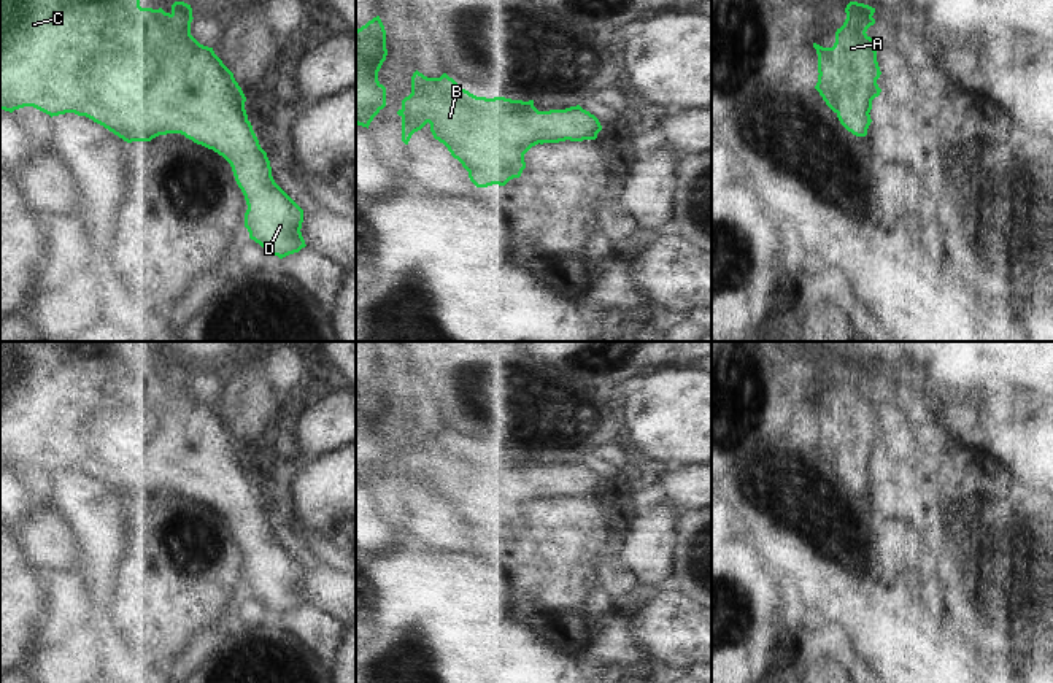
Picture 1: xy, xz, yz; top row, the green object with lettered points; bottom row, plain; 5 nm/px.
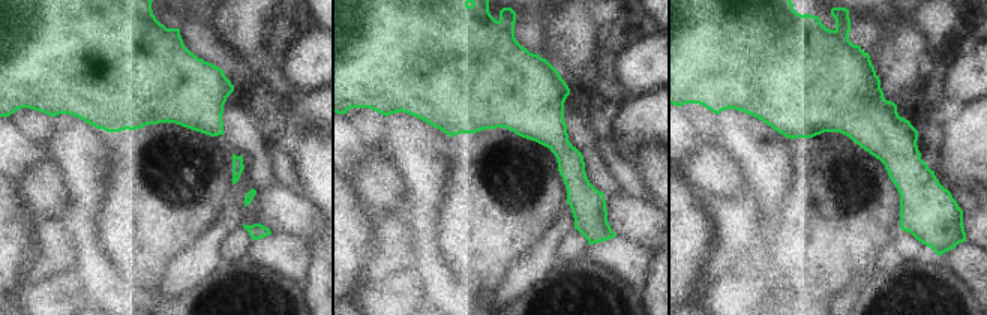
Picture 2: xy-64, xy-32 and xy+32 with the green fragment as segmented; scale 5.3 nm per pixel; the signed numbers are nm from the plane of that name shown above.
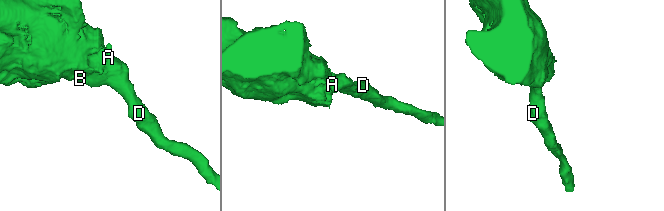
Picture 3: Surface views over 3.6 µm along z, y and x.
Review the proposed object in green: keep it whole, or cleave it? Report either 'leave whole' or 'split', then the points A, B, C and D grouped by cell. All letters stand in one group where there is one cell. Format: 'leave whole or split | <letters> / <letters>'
leave whole | A B C D

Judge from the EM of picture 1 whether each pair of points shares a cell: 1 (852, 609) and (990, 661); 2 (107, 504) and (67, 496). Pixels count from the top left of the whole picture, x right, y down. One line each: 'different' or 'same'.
1: same
2: same

